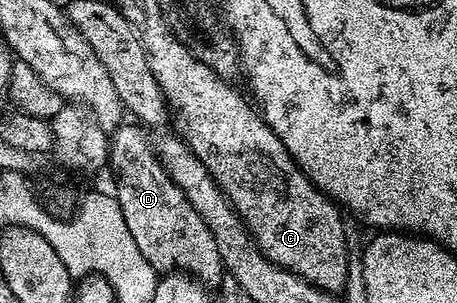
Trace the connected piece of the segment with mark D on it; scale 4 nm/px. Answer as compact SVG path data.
M122 123L111 134L108 147L108 165L116 180L114 196L122 207L126 227L134 235L134 244L157 274L182 272L202 282L206 287L219 286L226 275L222 255L218 255L218 243L210 235L210 227L202 223L202 215L190 207L190 199L182 195L178 183L156 158L153 142L148 142L145 130L139 124Z

